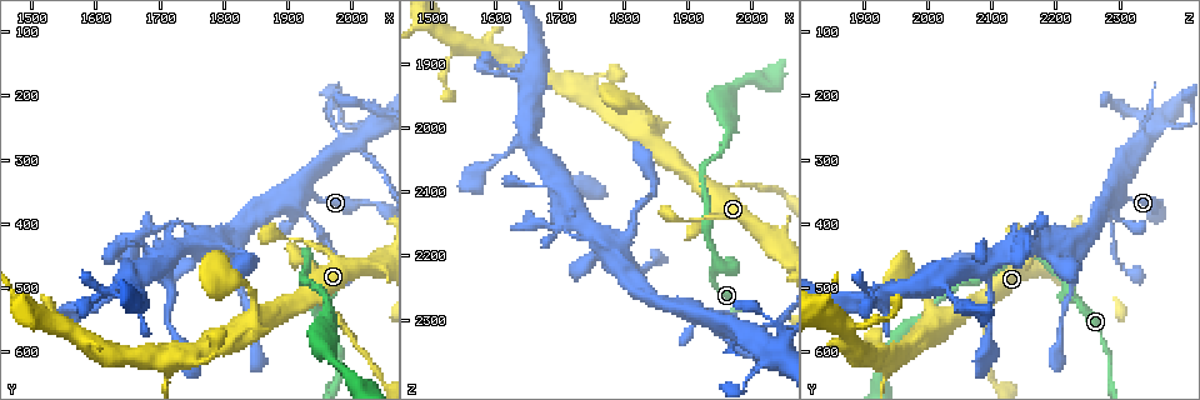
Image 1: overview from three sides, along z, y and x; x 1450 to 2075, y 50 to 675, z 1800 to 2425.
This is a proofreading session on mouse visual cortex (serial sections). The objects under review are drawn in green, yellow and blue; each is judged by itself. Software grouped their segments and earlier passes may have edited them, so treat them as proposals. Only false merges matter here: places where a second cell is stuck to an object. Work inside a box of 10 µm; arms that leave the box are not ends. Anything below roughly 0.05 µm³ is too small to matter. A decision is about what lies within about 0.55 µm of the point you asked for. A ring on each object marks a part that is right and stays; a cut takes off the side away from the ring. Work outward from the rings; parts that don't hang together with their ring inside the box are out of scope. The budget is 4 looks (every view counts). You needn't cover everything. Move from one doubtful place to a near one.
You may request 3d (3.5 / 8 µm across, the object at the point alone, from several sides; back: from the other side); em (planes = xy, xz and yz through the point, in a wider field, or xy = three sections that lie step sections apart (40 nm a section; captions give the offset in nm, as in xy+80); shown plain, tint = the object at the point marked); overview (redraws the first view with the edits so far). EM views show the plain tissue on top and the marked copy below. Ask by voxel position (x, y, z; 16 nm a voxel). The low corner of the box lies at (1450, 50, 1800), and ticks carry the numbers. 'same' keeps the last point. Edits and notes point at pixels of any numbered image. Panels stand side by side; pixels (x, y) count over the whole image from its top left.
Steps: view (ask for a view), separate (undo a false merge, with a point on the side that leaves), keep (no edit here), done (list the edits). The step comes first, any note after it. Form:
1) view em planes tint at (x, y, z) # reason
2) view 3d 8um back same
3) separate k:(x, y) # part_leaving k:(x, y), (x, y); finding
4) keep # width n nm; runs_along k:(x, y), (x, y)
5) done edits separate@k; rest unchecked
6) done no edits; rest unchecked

view 3d 3.5um at (1945, 495, 2220) # narrows sharply

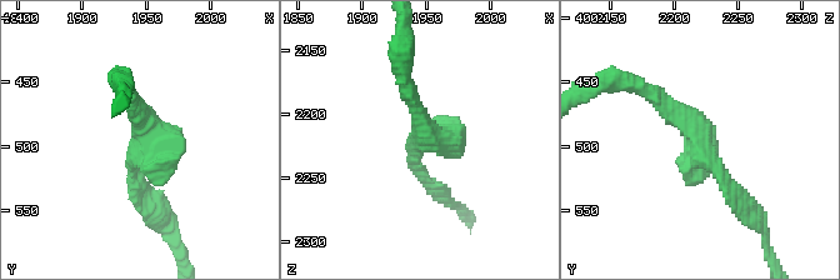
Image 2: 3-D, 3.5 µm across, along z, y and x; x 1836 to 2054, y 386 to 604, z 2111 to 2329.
view em xy step 1 tint at (1950, 496, 2220) # need the tissue

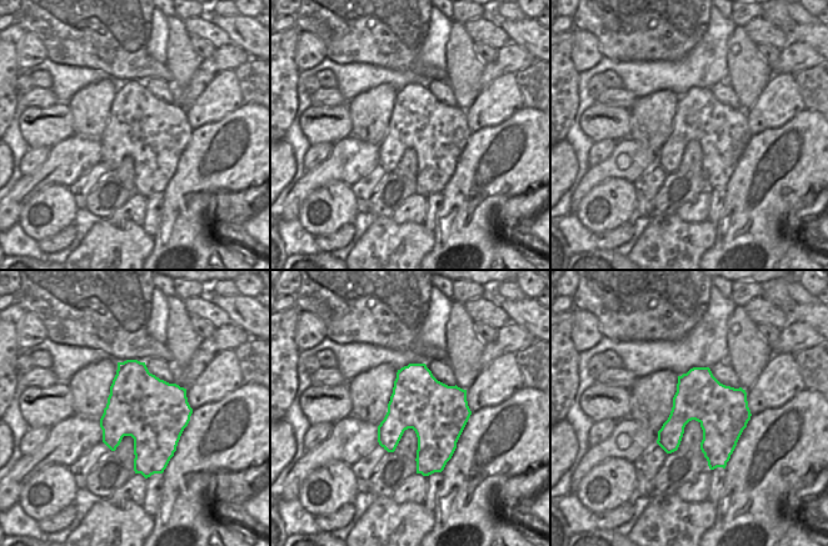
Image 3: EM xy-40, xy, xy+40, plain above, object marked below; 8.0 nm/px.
keep # runs_along 2:(746, 201), (644, 86); continuous, no second cell

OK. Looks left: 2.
view 3d 3.5um at (1930, 335, 2300) # side arm on a straight run

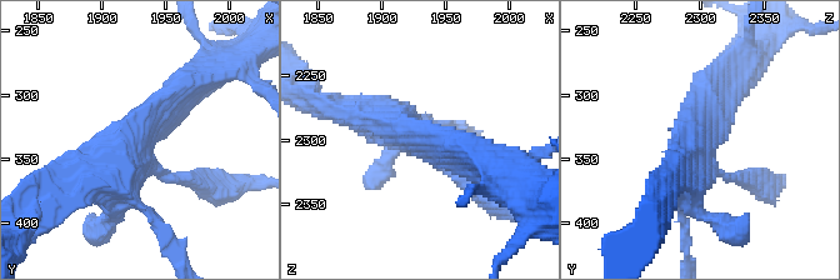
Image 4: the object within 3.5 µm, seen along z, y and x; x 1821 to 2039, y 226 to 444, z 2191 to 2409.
view em xy step 2 tint at (1928, 330, 2298) # arms 3; arm_widths 150, 300, 500 nm; need the tissue

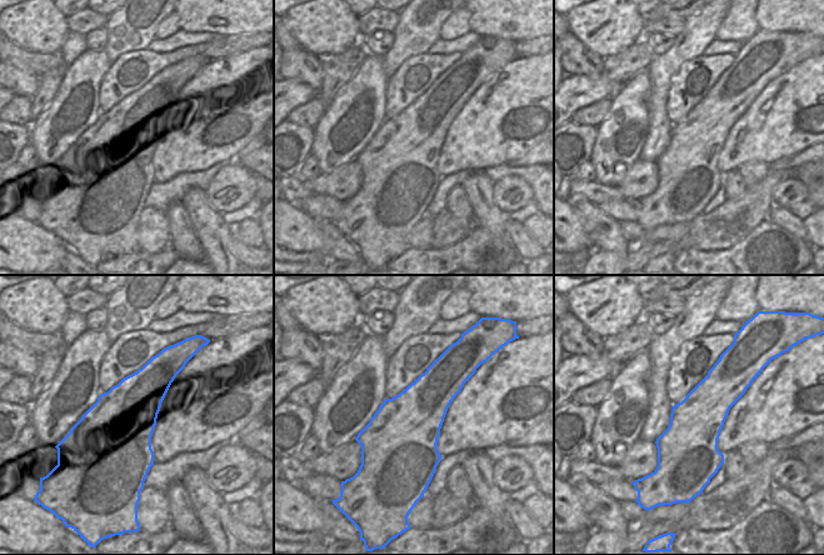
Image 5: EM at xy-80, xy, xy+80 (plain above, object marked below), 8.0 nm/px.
keep # runs_along 4:(176, 176), (138, 164), (138, 134), (199, 76); all the same cell

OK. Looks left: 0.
done no edits; rest unchecked

